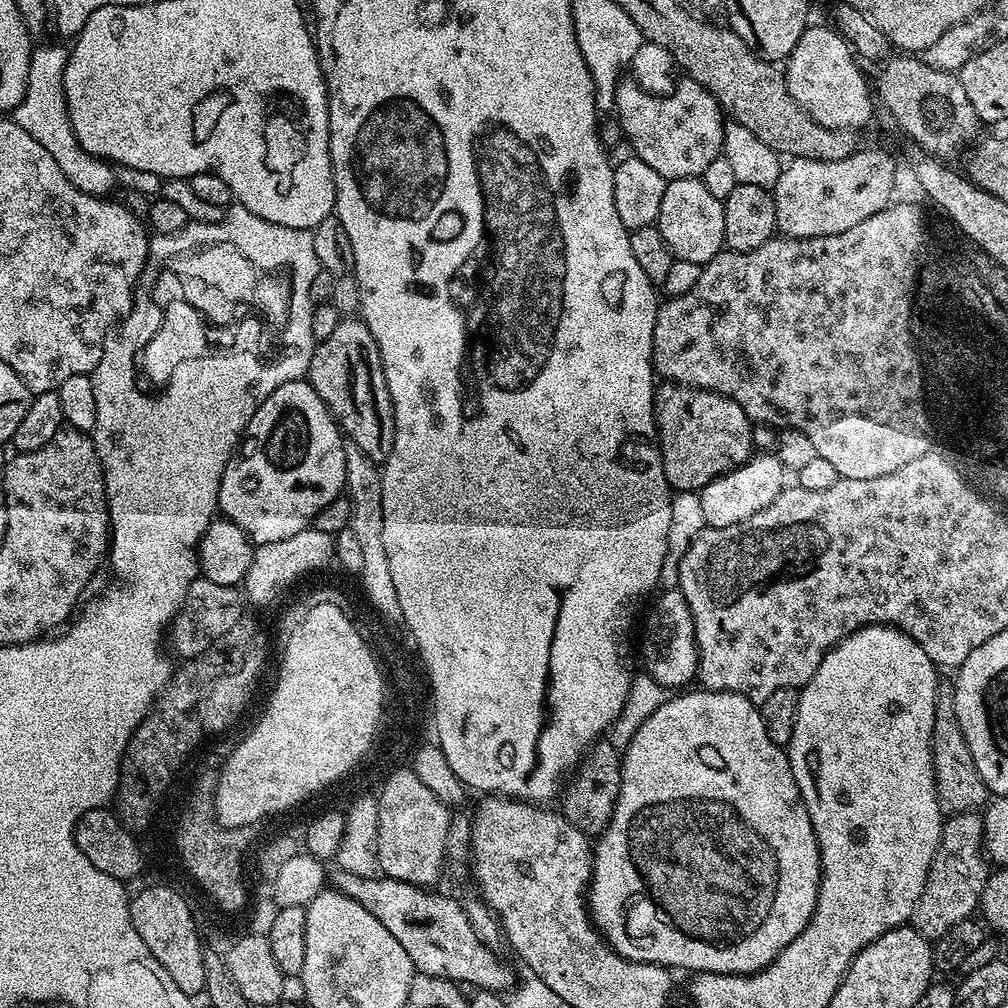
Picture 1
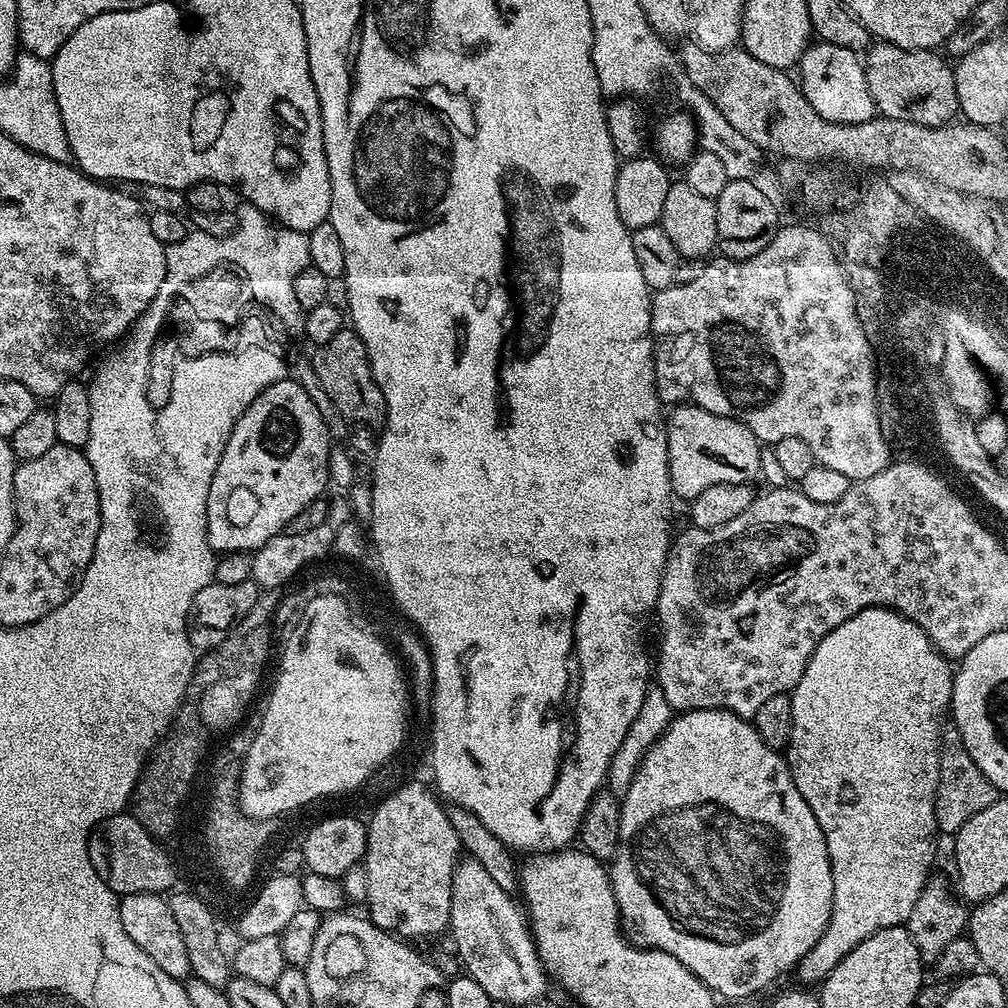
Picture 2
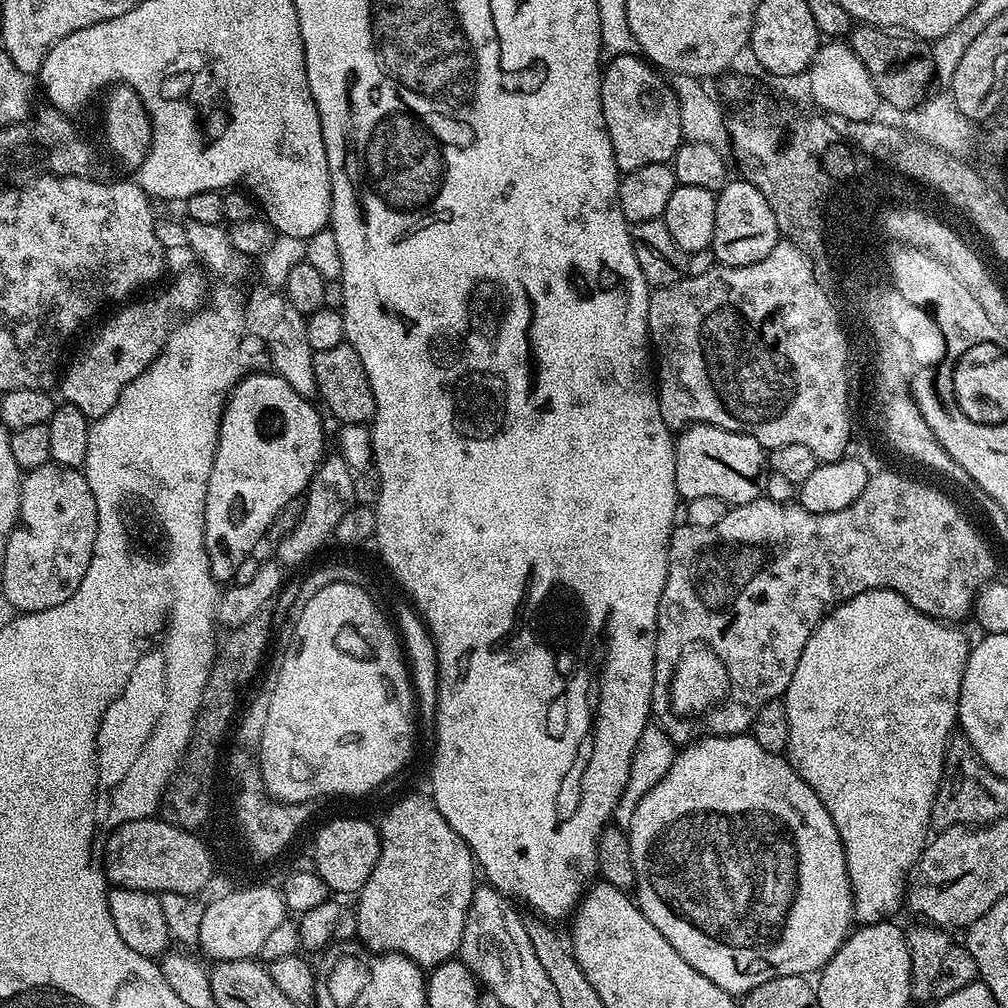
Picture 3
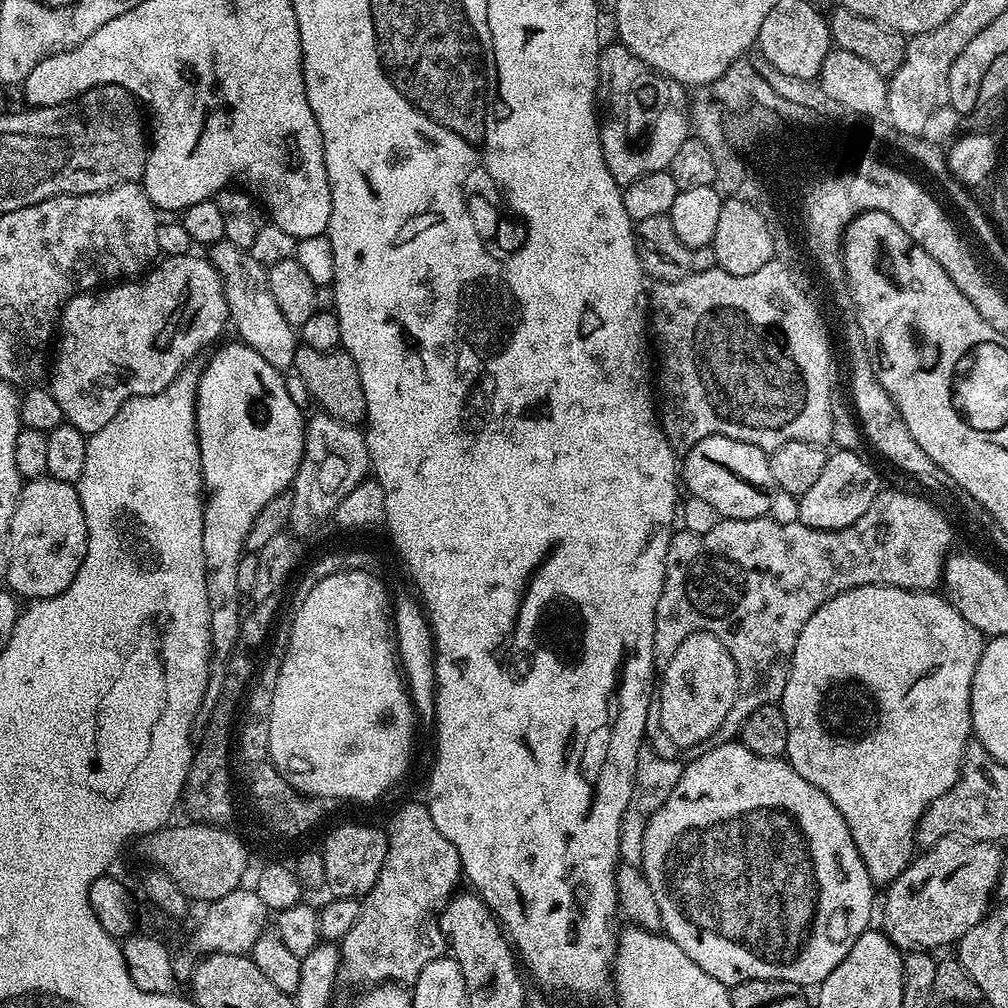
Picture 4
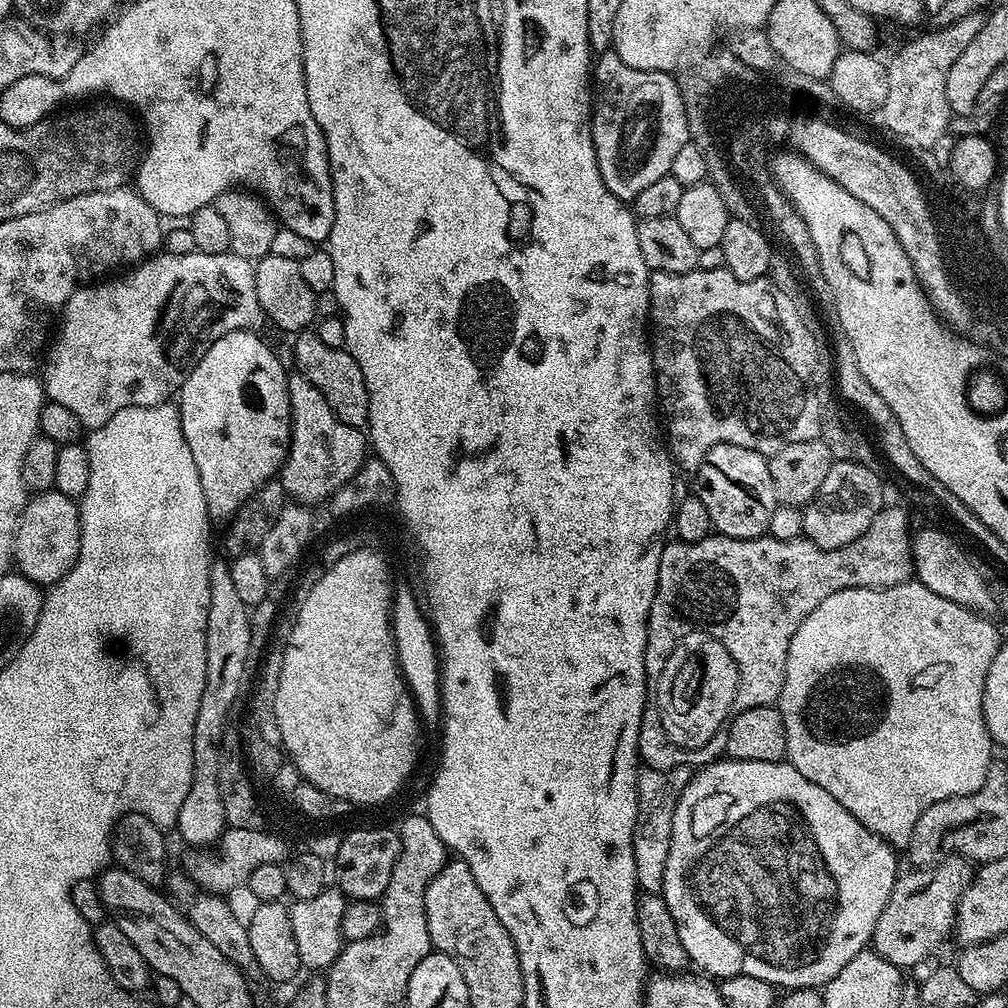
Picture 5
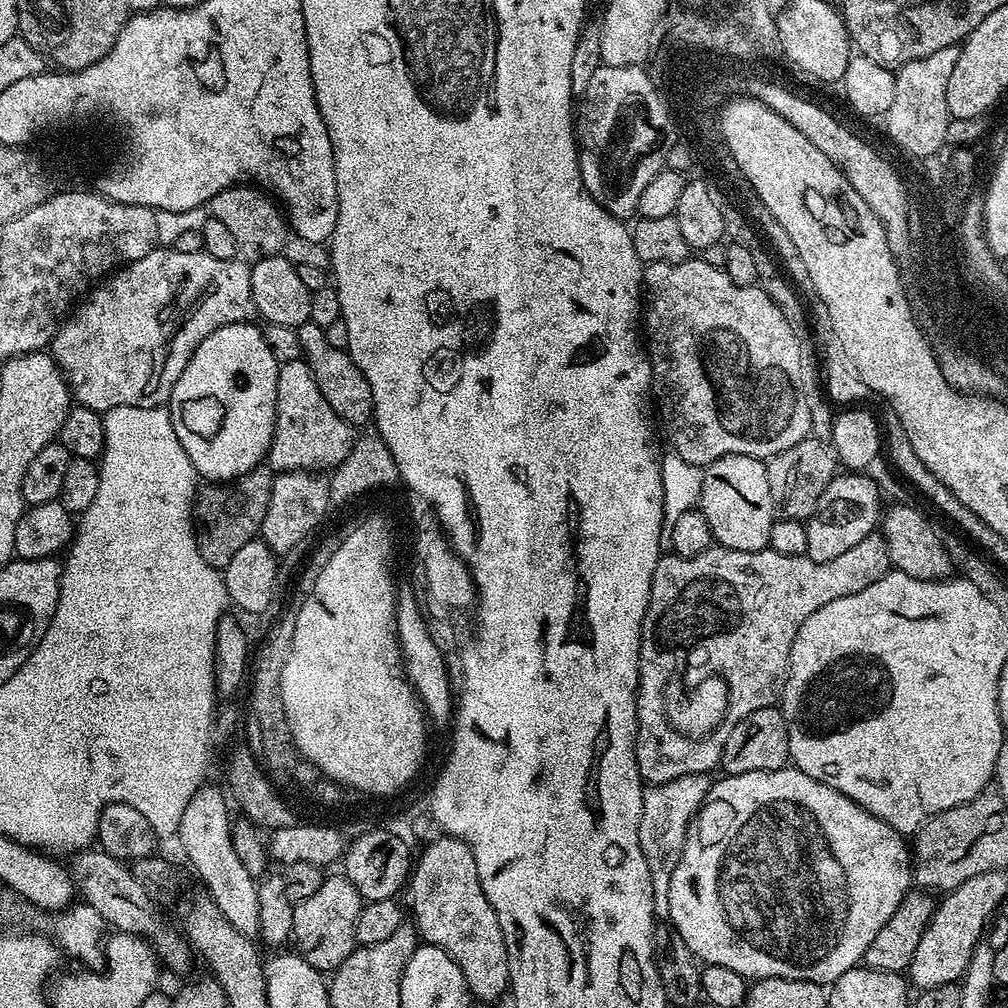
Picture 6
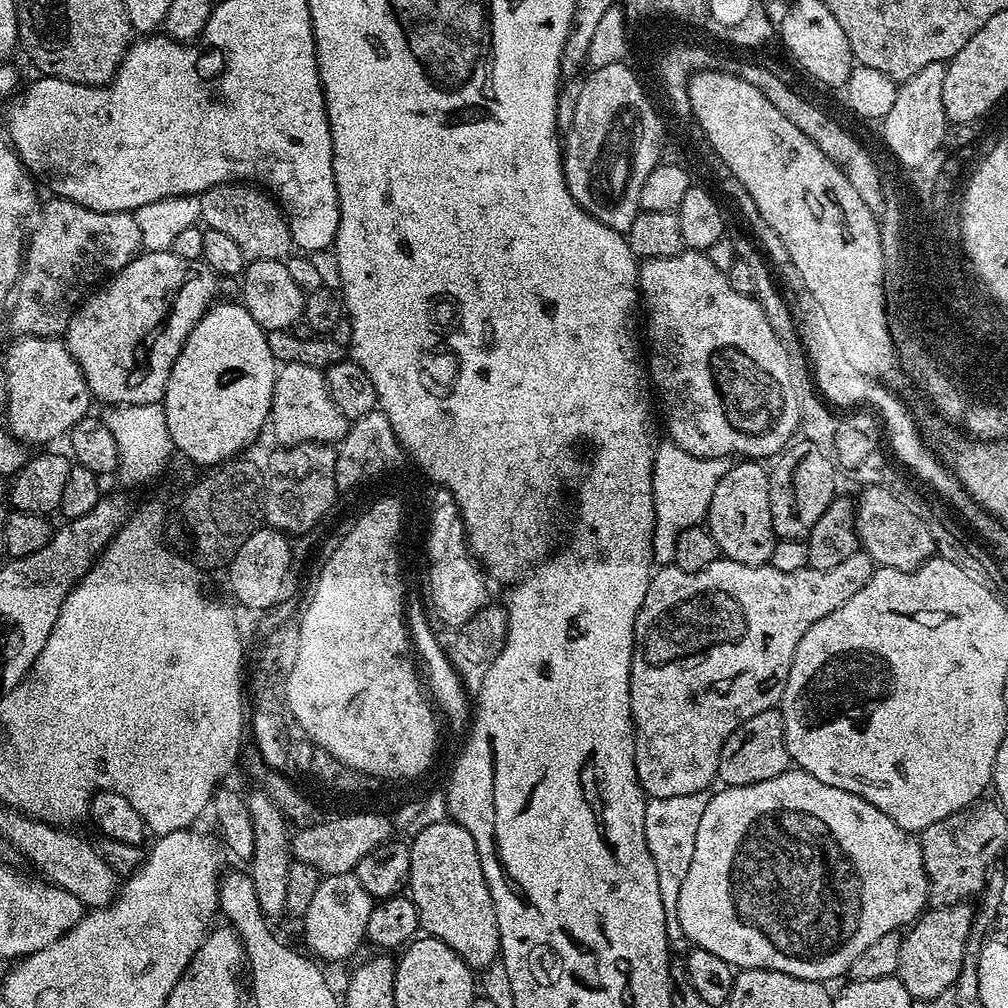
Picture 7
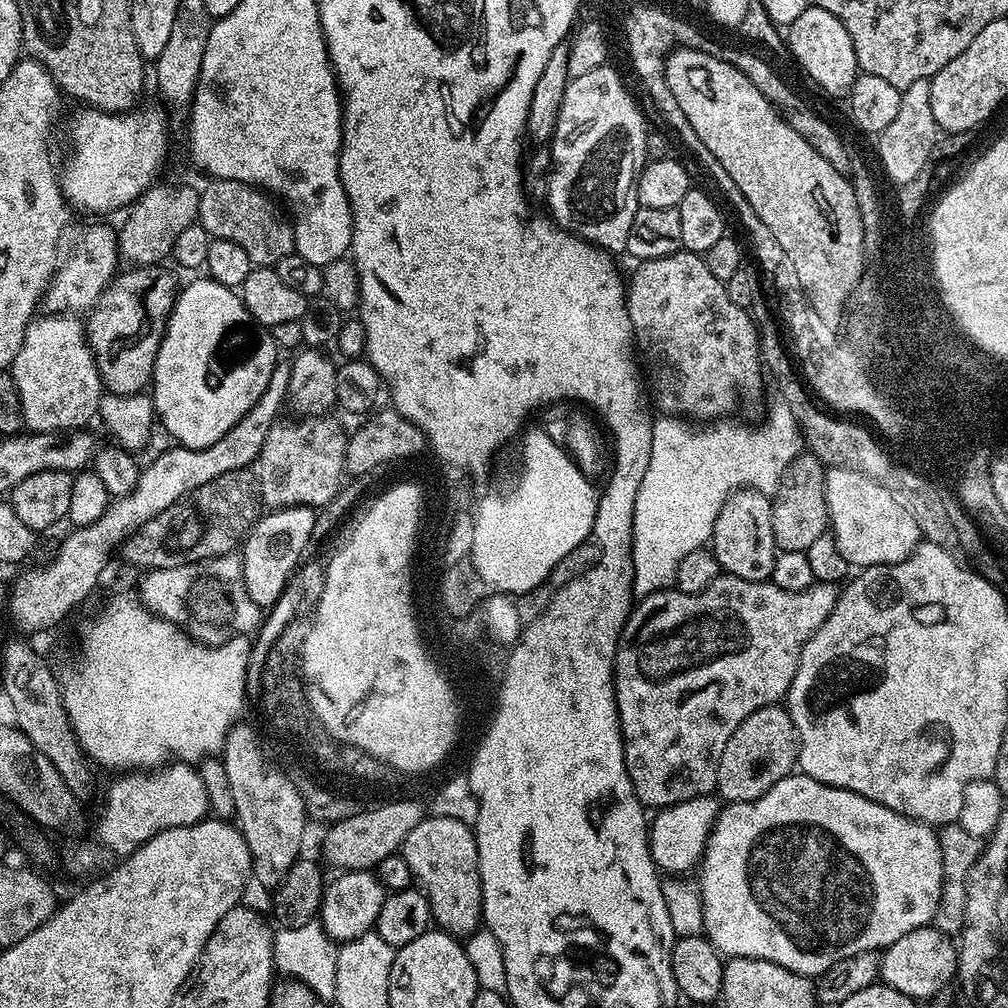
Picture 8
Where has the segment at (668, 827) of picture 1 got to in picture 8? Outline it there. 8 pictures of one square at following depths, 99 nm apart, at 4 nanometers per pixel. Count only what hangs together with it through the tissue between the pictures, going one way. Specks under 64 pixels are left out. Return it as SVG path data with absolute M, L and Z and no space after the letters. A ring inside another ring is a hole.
M803 774L782 778L773 788L766 790L762 798L721 807L720 815L712 826L712 833L708 836L699 872L698 895L704 911L703 935L715 946L717 952L728 958L749 956L769 960L786 970L797 972L799 976L809 978L819 978L827 968L834 966L834 962L842 962L842 958L850 958L859 952L883 950L889 944L898 942L898 938L910 934L910 930L931 925L936 919L938 902L944 889L940 837L933 825L912 820L909 816L898 814L878 802L867 800L857 792L845 788L831 788L829 784L823 784Z

